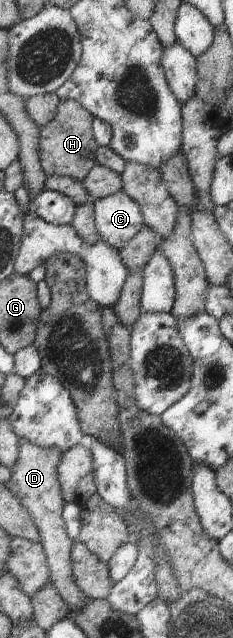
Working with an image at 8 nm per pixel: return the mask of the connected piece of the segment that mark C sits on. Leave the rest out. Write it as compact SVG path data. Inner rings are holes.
M122 190L94 200L93 204L101 241L116 250L122 249L144 227L140 206Z

